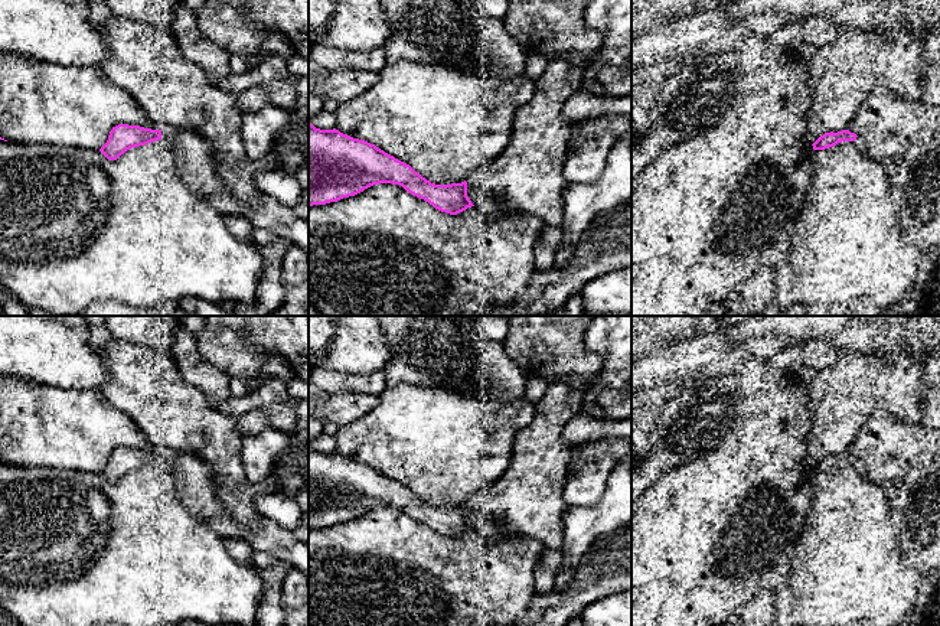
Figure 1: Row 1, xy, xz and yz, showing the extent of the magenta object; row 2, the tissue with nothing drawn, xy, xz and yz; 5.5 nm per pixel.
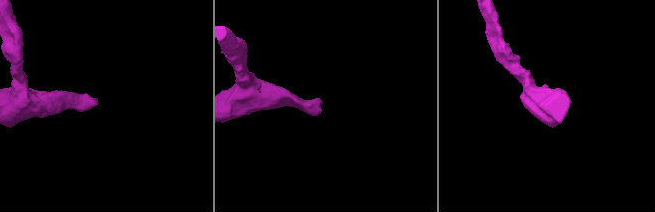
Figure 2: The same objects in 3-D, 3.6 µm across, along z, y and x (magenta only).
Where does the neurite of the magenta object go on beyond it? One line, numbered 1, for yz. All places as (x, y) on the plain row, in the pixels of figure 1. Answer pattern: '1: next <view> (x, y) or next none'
1: next yz (859, 465)

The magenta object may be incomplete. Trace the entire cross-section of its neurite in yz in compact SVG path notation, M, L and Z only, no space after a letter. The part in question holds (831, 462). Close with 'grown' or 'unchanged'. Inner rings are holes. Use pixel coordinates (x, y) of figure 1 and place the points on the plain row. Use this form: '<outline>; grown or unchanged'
M849 453L825 456L812 469L813 473L825 473L842 464L853 464L861 475L866 475L866 464Z; grown

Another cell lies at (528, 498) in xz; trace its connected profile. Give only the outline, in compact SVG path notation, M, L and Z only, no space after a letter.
M597 375L582 387L572 387L562 381L552 382L545 395L535 402L532 421L515 436L506 472L466 503L469 522L476 531L484 534L484 539L526 535L549 548L562 544L564 513L568 506L564 501L564 489L571 453L571 446L562 438L562 431L574 417L581 415L585 391L595 379ZM489 515L500 519L496 529L490 528Z

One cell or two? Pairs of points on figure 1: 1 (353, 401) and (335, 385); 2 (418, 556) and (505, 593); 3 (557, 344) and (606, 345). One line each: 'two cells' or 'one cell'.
1: two cells
2: one cell
3: two cells

